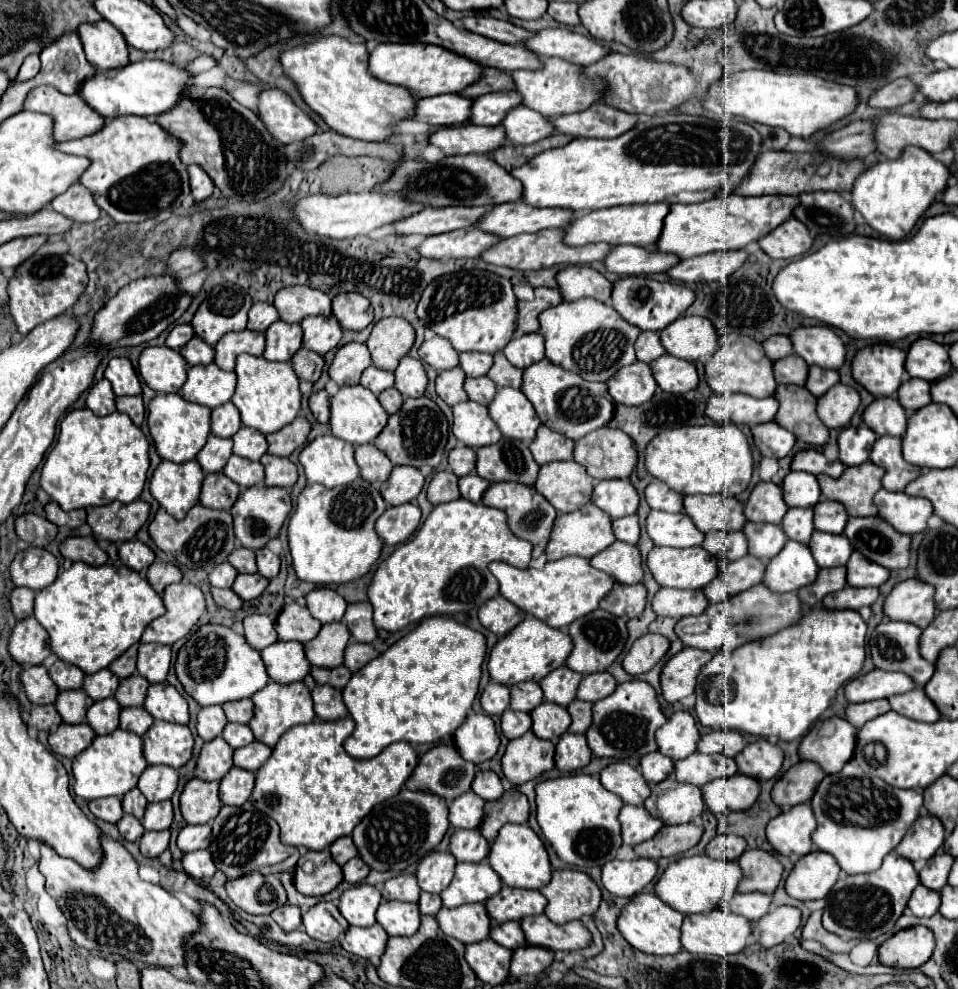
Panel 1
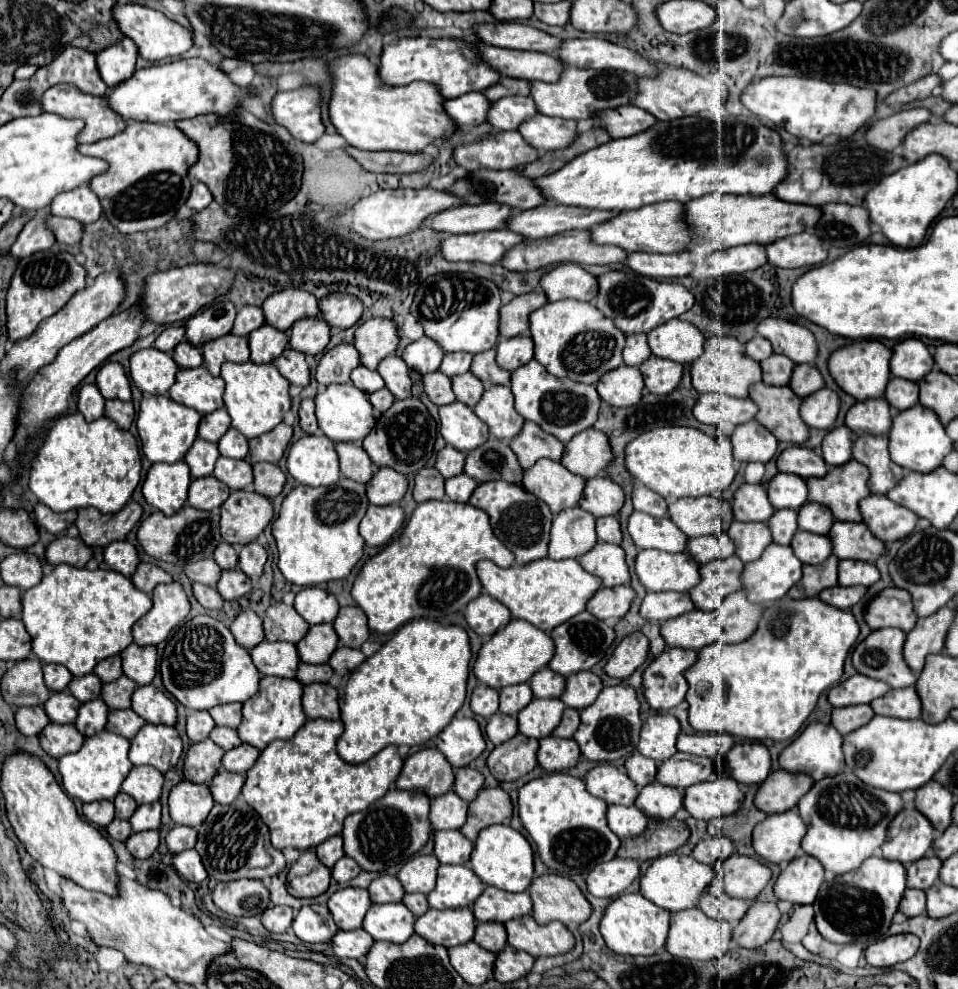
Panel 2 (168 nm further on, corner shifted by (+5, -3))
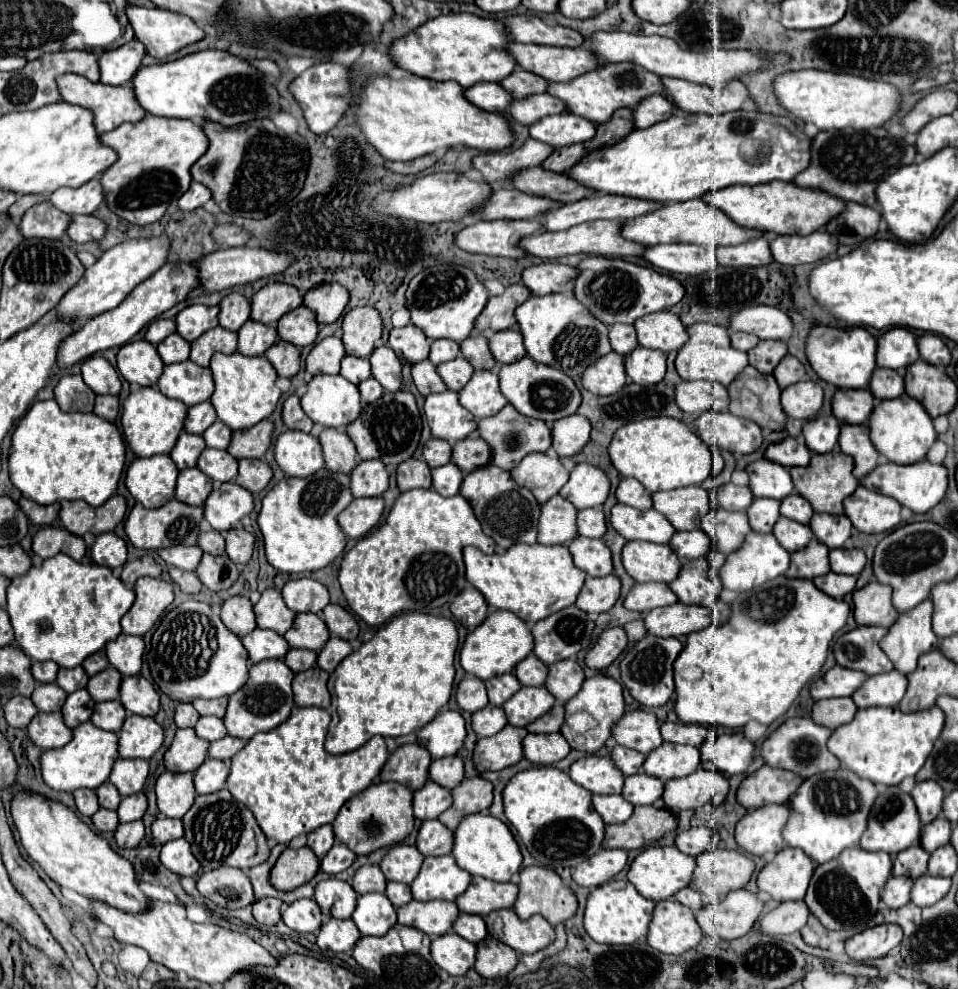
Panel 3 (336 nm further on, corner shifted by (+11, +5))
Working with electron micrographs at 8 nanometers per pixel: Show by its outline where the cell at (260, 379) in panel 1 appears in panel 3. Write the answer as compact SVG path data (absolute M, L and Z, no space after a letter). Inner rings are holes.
M215 353L211 359L211 371L215 379L215 393L211 397L211 403L217 411L217 417L233 431L249 429L275 411L281 397L281 389L275 385L277 373L273 365L263 355L245 357L241 353Z

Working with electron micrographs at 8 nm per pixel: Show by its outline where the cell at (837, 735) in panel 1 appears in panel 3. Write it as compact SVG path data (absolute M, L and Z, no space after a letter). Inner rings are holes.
M793 717L793 719L787 719L777 731L773 731L765 739L763 749L761 749L761 757L767 765L793 771L793 773L801 775L803 779L811 777L815 773L833 771L833 769L839 769L839 761L827 749L829 735L831 735L831 731L823 725L817 725L811 717Z

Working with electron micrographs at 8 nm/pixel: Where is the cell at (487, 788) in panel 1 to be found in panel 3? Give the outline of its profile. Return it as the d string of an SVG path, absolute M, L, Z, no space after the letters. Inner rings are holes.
M443 757L443 759L435 759L429 767L429 777L431 781L435 781L437 785L445 787L445 789L453 789L459 787L461 781L465 779L465 769L463 769L463 759L461 757Z

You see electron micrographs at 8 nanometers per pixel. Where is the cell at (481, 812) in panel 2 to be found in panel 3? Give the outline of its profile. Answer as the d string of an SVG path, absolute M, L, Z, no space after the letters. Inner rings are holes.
M483 777L463 779L461 785L455 787L451 793L453 793L451 809L447 809L439 817L439 821L451 831L457 829L463 817L473 813L485 813L493 803L493 785Z

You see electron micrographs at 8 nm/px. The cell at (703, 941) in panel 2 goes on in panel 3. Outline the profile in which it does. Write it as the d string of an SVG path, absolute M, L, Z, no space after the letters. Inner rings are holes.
M667 899L655 905L653 921L649 925L647 943L667 955L683 955L697 947L703 939L703 931L693 911L675 899Z

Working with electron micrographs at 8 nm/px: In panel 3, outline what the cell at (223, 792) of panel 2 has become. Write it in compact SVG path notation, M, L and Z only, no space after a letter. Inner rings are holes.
M207 759L195 771L195 789L199 795L209 795L213 791L223 789L227 777L229 777L229 765L225 761Z

